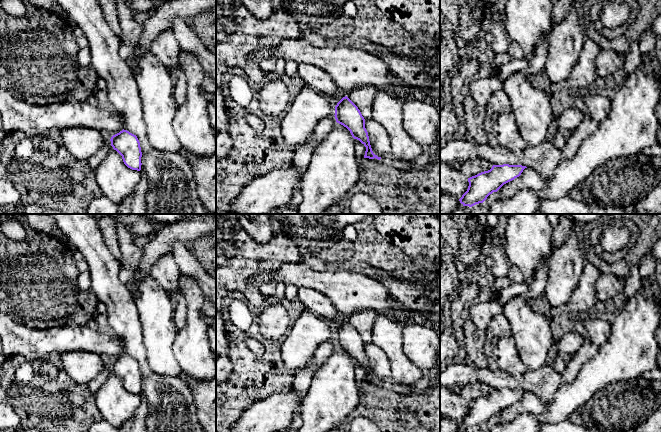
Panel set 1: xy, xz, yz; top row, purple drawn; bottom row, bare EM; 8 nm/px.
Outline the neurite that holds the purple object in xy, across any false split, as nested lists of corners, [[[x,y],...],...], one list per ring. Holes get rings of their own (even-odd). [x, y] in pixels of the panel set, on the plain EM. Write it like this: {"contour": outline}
{"contour": [[[122,354],[110,363],[111,370],[123,383],[124,388],[132,394],[141,394],[141,371],[136,359],[127,354]]]}

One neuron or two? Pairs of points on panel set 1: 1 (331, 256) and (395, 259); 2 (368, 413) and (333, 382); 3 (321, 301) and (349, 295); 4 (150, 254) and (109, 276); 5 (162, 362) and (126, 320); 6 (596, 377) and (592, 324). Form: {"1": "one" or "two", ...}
{"1": "one", "2": "two", "3": "two", "4": "two", "5": "two", "6": "two"}

